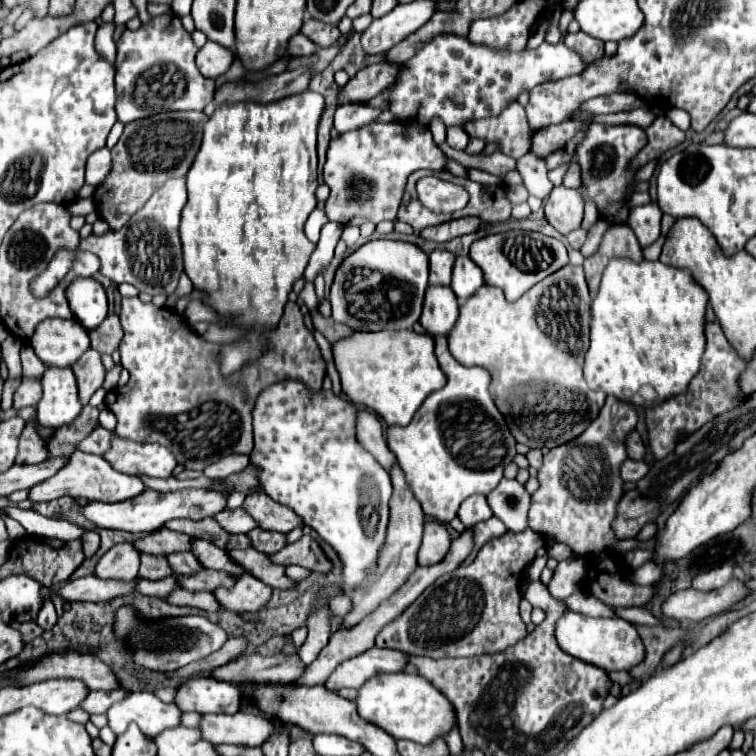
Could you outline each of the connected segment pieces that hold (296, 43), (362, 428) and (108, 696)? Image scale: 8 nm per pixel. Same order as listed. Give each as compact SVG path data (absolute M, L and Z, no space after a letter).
M296 34L288 42L288 54L290 56L312 56L316 52L316 44L308 40L304 34Z
M358 410L356 412L356 438L364 450L368 450L386 470L394 464L394 454L388 450L384 434L382 434L382 424L376 414L368 410Z
M98 690L98 692L88 692L88 696L84 698L84 702L80 704L80 708L82 710L86 710L88 714L106 714L106 710L114 704L114 702L118 702L118 700L122 700L122 698L126 698L128 696L128 692L126 690Z

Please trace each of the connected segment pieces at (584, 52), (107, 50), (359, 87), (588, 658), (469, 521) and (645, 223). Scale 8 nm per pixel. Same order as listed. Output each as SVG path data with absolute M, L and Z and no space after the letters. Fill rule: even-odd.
M576 32L576 34L566 34L564 36L564 44L568 48L572 48L574 52L580 54L584 64L594 62L596 58L600 58L604 54L604 42L584 34L584 32Z
M102 22L98 26L98 34L96 34L96 50L108 58L110 62L114 62L116 56L116 42L114 42L114 30L116 24L114 22Z
M380 62L362 68L346 86L338 92L338 104L366 104L376 94L384 92L396 78L398 66L390 62Z
M568 610L556 622L556 640L566 654L576 656L588 664L596 664L606 672L630 670L644 658L644 646L634 624L622 618L594 618Z
M470 496L468 500L464 500L458 510L458 518L466 528L472 528L474 524L492 518L492 510L486 502L486 496Z
M656 202L630 208L628 224L632 224L632 230L638 236L640 246L650 246L660 236L660 218L662 212L656 206Z

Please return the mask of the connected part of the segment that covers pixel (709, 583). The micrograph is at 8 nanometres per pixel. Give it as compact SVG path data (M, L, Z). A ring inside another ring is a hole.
M724 564L720 568L714 568L714 570L698 574L692 580L692 588L708 592L708 590L716 590L720 586L726 586L732 578L734 578L734 566L732 564Z

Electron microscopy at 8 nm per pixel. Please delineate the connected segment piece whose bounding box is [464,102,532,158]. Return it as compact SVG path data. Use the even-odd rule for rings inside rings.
M512 102L500 116L468 122L464 130L470 136L482 138L486 142L500 142L502 152L512 158L522 158L530 150L532 134L524 108L518 102Z

